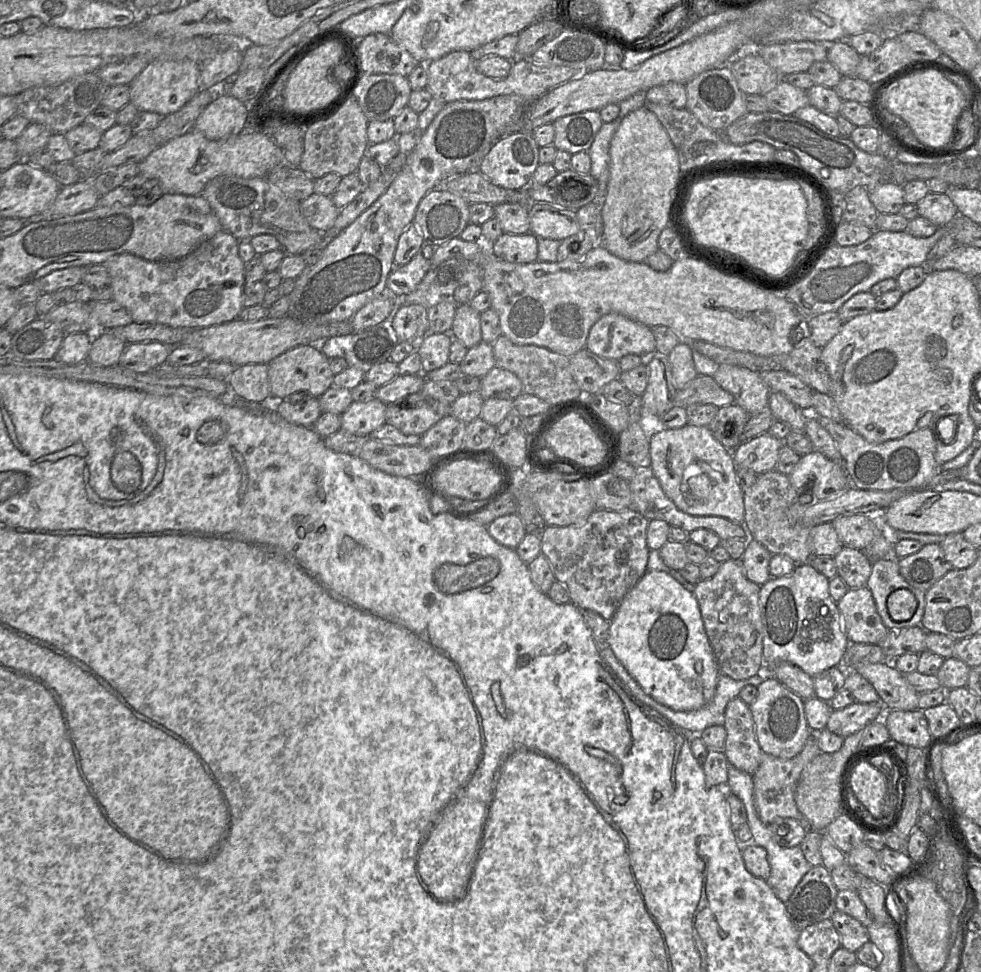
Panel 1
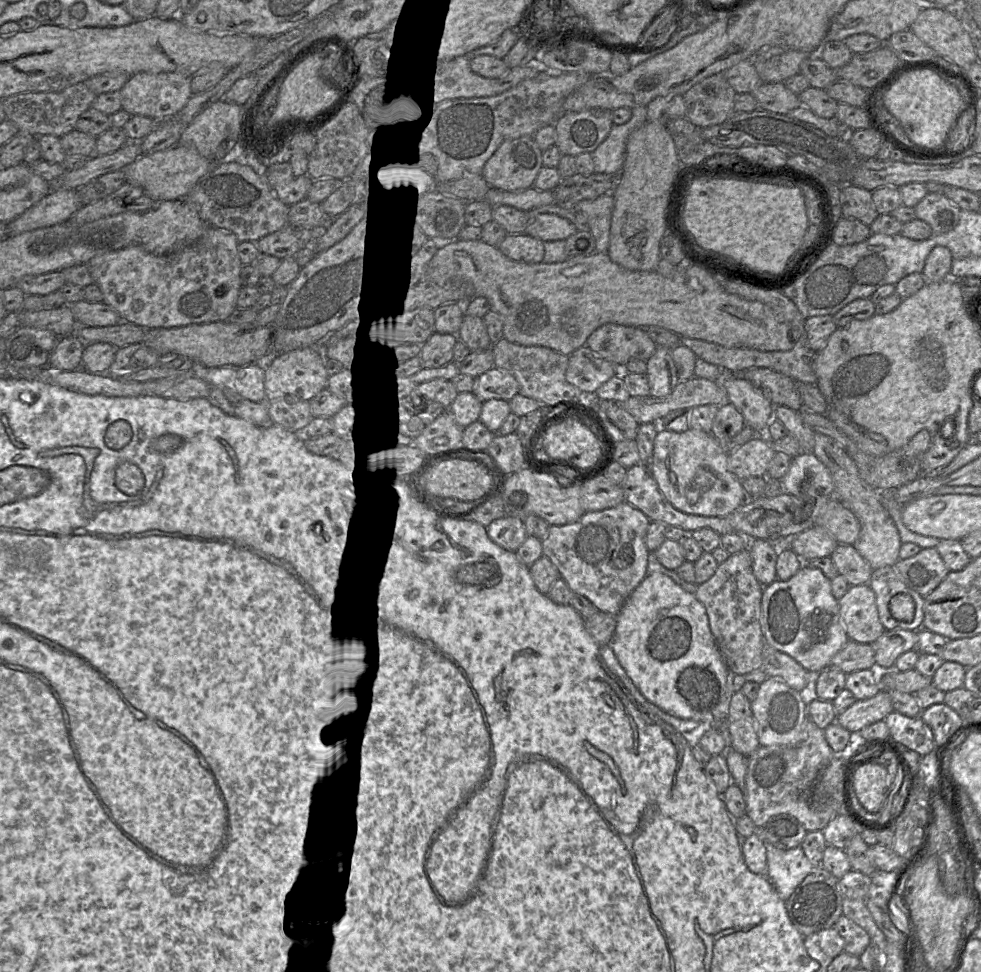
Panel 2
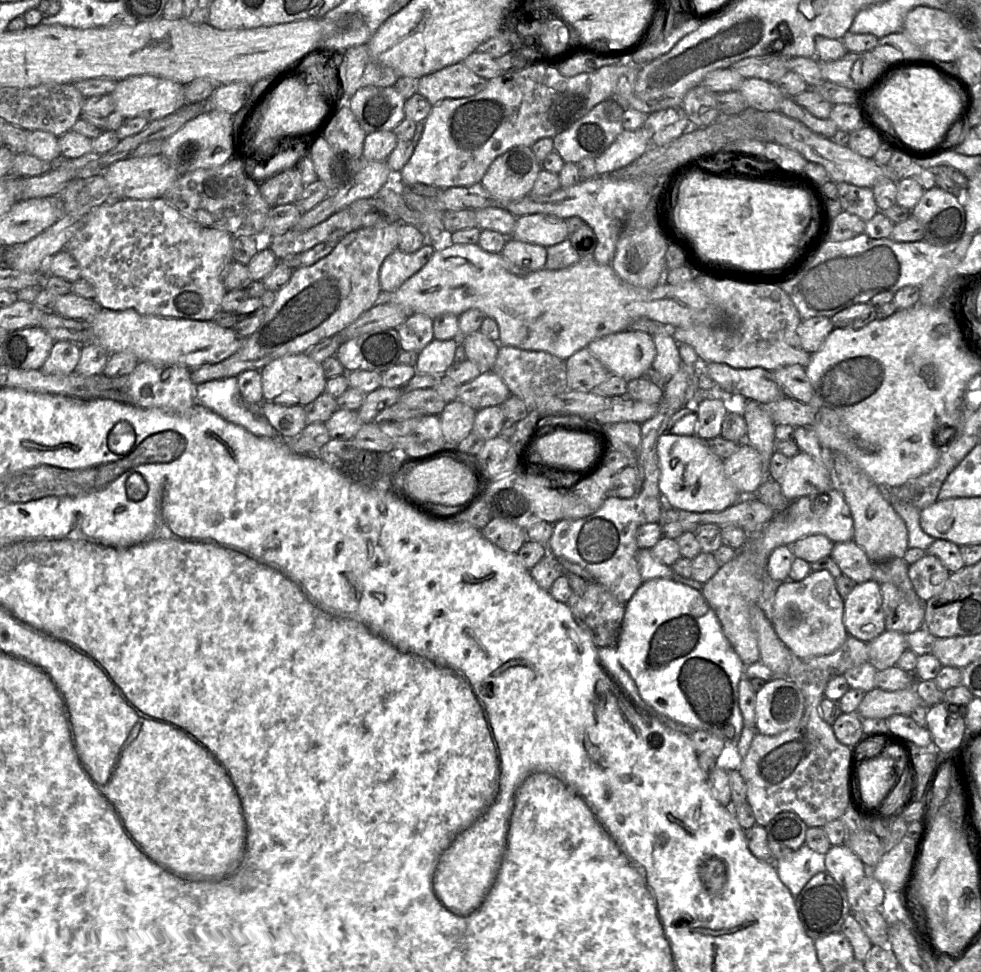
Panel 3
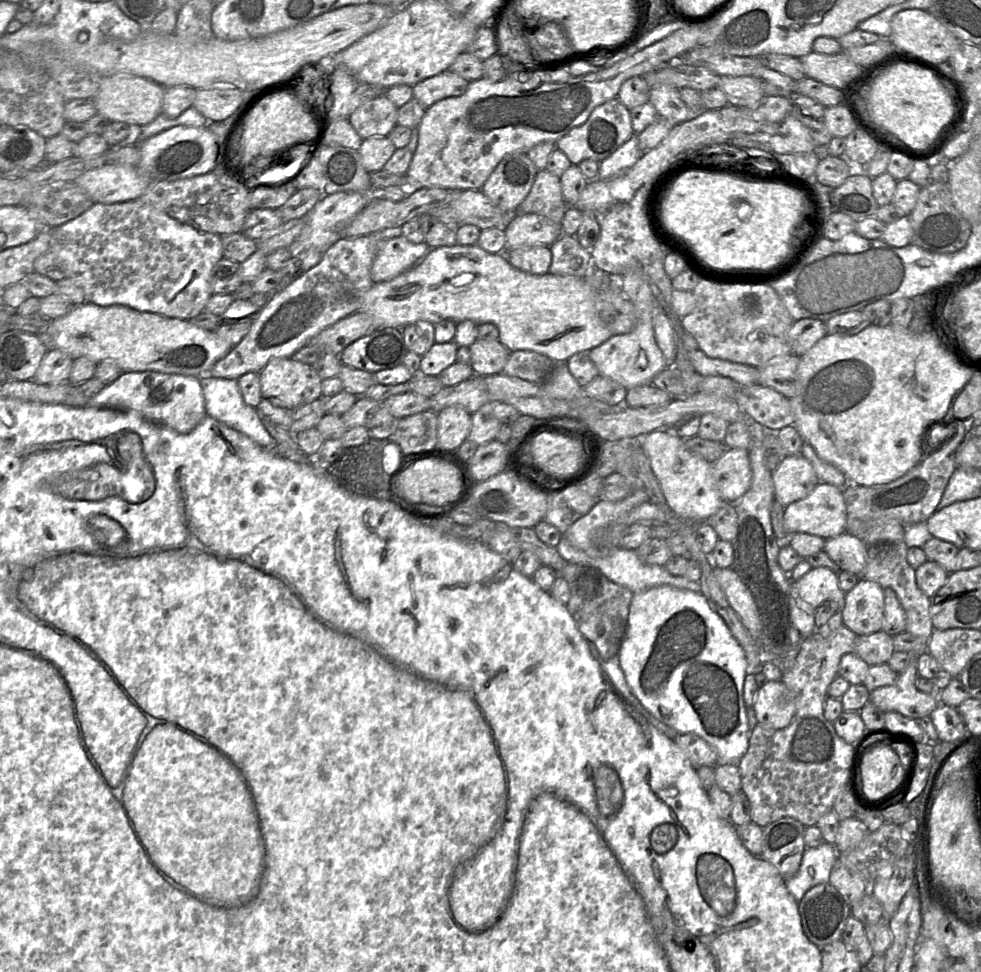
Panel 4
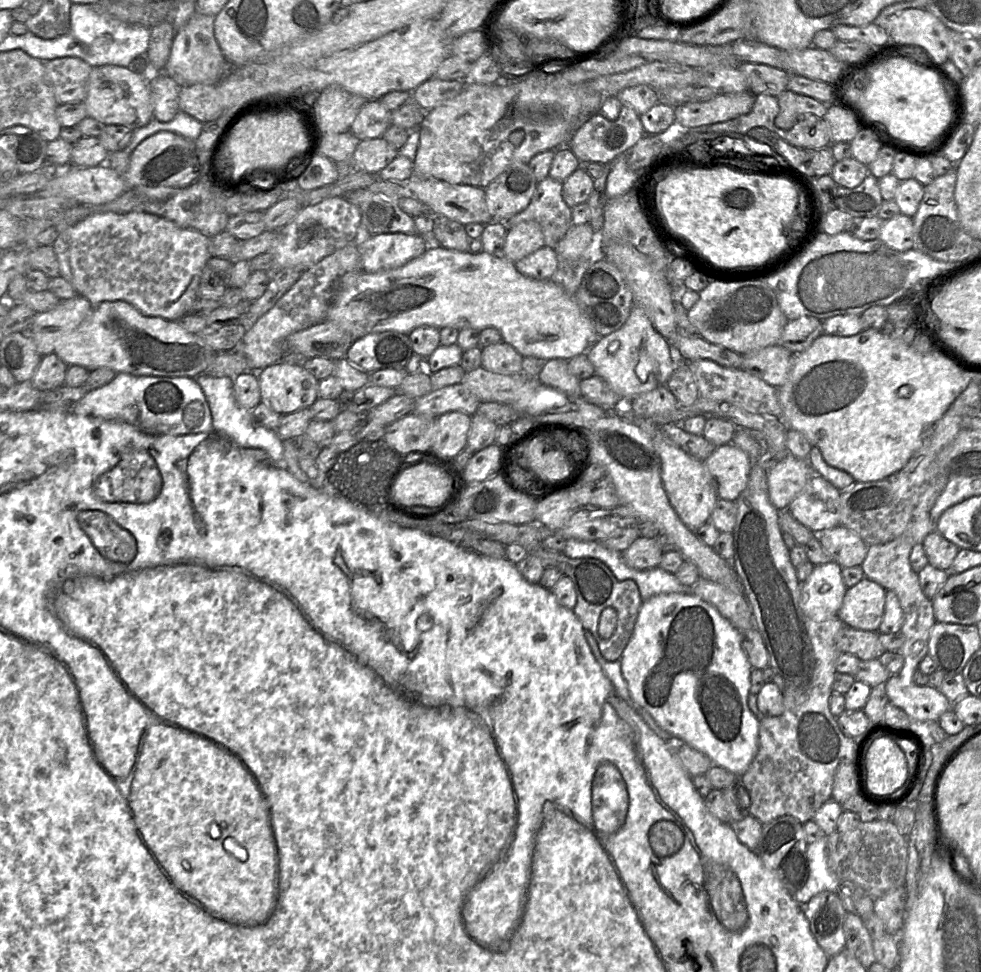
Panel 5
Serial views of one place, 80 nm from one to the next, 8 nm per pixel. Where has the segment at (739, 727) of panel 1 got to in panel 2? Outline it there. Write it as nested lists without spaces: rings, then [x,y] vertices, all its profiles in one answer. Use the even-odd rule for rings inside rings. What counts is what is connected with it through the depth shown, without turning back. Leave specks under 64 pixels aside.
[[[741,690],[732,694],[727,716],[730,747],[749,757],[759,746],[751,701]]]

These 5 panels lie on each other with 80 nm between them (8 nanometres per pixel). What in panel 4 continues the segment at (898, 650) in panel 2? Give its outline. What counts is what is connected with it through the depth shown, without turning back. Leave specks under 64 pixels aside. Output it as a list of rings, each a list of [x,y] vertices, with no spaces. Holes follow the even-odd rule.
[[[883,631],[857,635],[853,653],[869,666],[886,664],[894,653],[893,638]]]

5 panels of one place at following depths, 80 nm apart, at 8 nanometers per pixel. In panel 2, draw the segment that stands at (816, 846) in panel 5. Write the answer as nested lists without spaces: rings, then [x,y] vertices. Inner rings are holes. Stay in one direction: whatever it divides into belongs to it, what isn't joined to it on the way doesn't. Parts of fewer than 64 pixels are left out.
[[[769,842],[763,843],[767,852],[767,877],[778,896],[787,901],[815,866],[806,857],[801,846],[781,850]]]

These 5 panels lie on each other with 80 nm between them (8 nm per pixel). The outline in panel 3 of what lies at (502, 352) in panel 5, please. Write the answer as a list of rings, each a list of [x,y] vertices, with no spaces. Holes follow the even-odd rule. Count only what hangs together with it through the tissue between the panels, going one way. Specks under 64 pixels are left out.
[[[479,330],[462,336],[467,359],[475,363],[483,372],[492,370],[498,355],[500,344],[491,340]]]

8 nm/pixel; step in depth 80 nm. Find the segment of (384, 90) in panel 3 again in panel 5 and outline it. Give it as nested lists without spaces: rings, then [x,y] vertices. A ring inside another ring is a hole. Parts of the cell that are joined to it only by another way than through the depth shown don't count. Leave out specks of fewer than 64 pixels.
[[[369,100],[359,110],[350,131],[359,141],[380,138],[391,125],[390,113],[380,100]]]

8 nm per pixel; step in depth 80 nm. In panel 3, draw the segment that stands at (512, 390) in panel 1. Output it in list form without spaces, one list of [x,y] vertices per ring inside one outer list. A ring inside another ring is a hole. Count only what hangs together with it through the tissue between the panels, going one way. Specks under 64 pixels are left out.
[[[490,370],[460,385],[457,400],[477,411],[488,406],[499,406],[510,395],[510,390],[502,378]]]

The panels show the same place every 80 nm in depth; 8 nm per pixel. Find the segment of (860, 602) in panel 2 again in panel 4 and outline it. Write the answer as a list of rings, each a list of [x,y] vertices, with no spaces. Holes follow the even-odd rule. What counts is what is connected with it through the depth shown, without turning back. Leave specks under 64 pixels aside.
[[[860,578],[855,587],[846,593],[842,622],[856,635],[870,635],[882,631],[884,622],[884,589],[877,583]]]

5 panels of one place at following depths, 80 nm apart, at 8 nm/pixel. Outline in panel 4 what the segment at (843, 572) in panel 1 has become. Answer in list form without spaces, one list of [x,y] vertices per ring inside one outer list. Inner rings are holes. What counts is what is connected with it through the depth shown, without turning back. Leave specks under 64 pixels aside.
[[[845,532],[827,539],[823,550],[841,571],[863,578],[867,565],[867,549],[868,546],[860,539]]]

